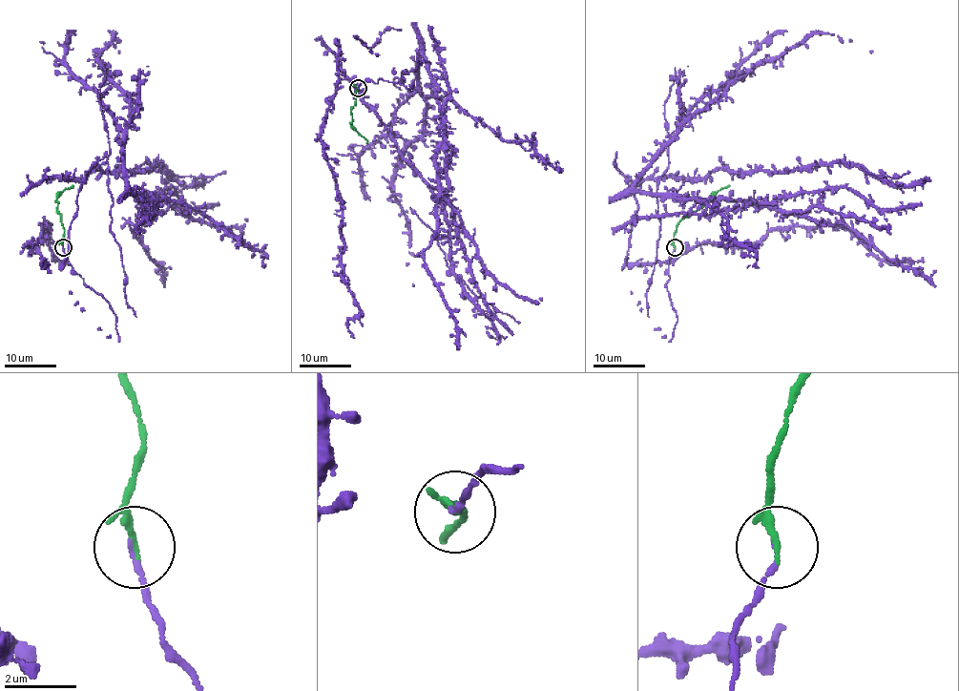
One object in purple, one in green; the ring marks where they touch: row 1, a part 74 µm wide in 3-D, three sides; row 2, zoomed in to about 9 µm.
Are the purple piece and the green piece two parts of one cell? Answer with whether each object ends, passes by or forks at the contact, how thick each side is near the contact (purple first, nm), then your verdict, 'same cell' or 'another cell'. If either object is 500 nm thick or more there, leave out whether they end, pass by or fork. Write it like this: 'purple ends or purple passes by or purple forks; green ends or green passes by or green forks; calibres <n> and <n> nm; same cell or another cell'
purple ends; green passes by; calibres 150 and 130 nm; same cell

